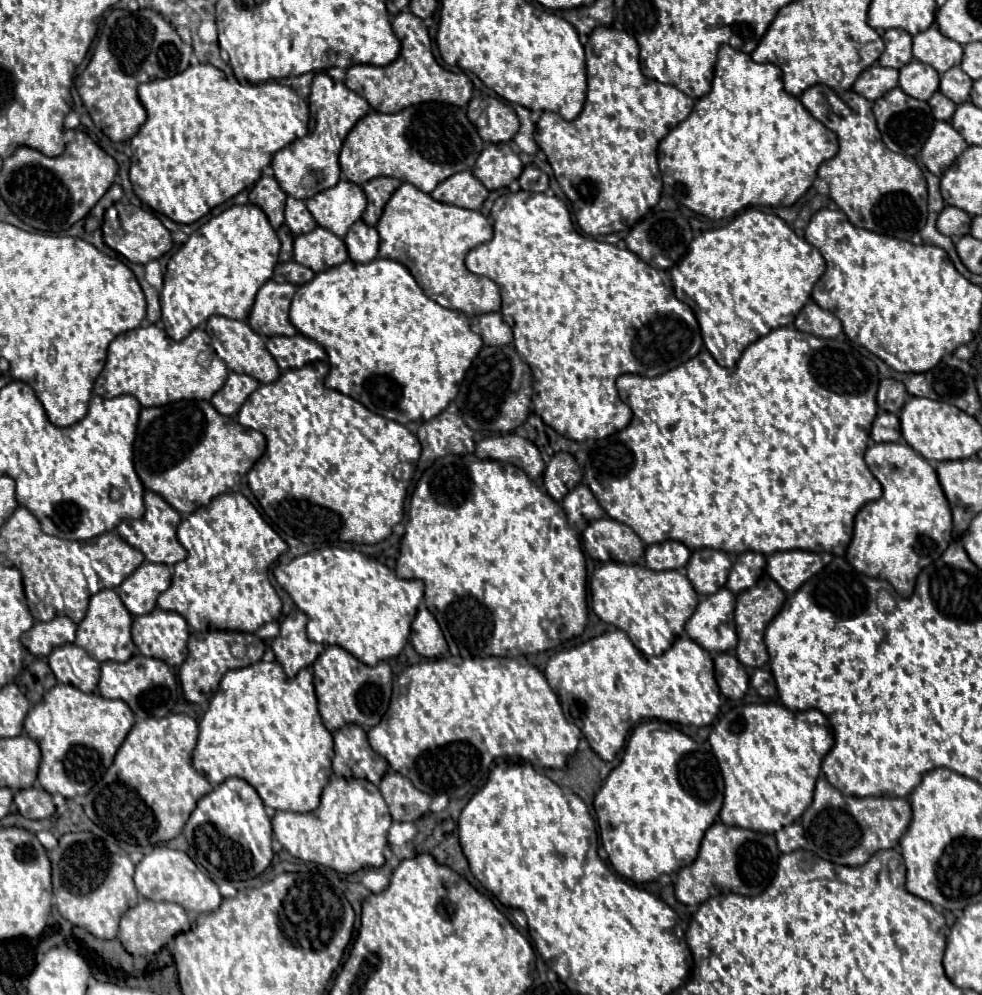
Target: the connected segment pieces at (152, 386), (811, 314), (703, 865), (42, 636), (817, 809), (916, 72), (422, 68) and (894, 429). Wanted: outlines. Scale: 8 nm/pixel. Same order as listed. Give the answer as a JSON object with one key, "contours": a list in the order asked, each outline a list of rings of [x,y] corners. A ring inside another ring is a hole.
{"contours":[[[[149,324],[123,332],[109,344],[107,362],[95,380],[93,392],[101,398],[131,394],[141,406],[163,406],[165,402],[177,400],[211,400],[225,378],[227,366],[217,358],[205,330],[195,328],[187,338],[175,342],[165,330]]],[[[809,300],[795,316],[795,328],[817,338],[835,338],[841,332],[841,322],[833,312],[823,310],[813,300]]],[[[715,820],[703,836],[695,862],[683,866],[677,872],[675,896],[683,904],[701,904],[705,902],[705,898],[719,892],[721,886],[727,886],[727,892],[757,896],[771,884],[777,870],[779,854],[781,852],[773,834],[761,834],[739,826],[725,826],[723,822]]],[[[57,616],[49,622],[35,622],[29,632],[21,636],[21,644],[33,654],[33,656],[49,656],[49,652],[55,646],[67,644],[75,640],[75,622],[71,622],[65,616]]],[[[823,774],[817,778],[811,806],[803,812],[801,824],[809,840],[809,850],[817,856],[845,866],[859,866],[869,860],[871,854],[883,848],[893,848],[905,834],[911,820],[911,806],[907,798],[857,798],[843,796],[833,788]]],[[[913,58],[899,70],[899,88],[905,90],[905,94],[909,94],[911,98],[929,100],[939,88],[939,74],[929,64]]],[[[403,10],[401,14],[393,18],[391,26],[393,26],[395,36],[401,40],[399,58],[387,66],[355,64],[347,68],[345,86],[361,94],[373,110],[385,112],[385,114],[393,114],[393,112],[399,112],[407,106],[421,104],[421,102],[449,102],[461,108],[467,106],[467,102],[471,100],[471,92],[473,92],[471,80],[465,74],[453,74],[435,62],[431,54],[431,40],[429,40],[423,20],[411,14],[409,10]]],[[[879,412],[871,426],[871,440],[875,442],[899,442],[901,430],[899,430],[899,418],[891,412]]]]}

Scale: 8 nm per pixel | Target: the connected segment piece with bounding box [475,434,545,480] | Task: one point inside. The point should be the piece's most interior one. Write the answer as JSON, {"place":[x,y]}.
{"place":[508,447]}

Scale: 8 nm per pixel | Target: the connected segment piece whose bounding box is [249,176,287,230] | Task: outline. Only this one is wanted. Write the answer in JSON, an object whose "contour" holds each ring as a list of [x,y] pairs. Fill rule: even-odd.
{"contour":[[[261,176],[255,182],[255,186],[249,190],[249,202],[259,206],[267,214],[267,218],[275,230],[283,224],[285,198],[287,198],[287,194],[279,188],[279,184],[273,176]]]}

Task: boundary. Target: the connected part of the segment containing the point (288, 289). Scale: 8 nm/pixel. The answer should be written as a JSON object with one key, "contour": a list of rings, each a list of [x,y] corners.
{"contour":[[[273,280],[265,282],[257,292],[249,326],[261,336],[293,336],[295,326],[289,322],[289,304],[295,294],[295,286],[277,284]]]}

